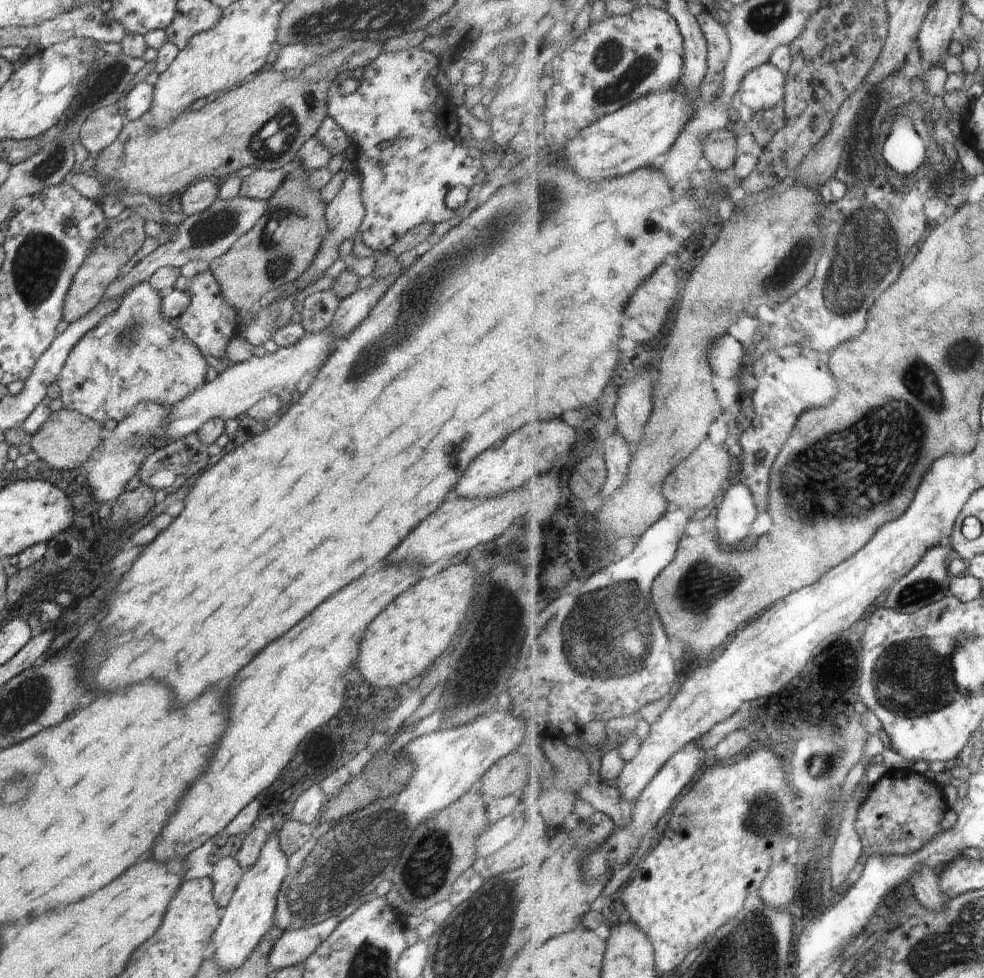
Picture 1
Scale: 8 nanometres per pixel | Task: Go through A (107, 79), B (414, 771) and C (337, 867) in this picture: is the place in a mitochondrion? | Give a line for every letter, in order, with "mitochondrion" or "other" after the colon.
A: mitochondrion
B: other
C: mitochondrion

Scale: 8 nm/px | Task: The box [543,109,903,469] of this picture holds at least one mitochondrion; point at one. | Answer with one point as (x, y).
(784, 273)

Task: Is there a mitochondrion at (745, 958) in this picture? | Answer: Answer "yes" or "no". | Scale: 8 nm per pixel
yes

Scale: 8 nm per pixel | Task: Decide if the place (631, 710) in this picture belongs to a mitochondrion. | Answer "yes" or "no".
no

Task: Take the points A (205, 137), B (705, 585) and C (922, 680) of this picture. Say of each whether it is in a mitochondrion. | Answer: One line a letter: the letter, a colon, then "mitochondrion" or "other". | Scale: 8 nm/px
A: other
B: mitochondrion
C: mitochondrion

